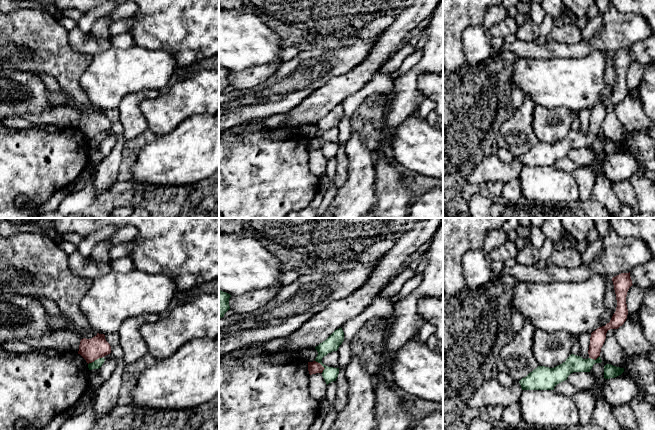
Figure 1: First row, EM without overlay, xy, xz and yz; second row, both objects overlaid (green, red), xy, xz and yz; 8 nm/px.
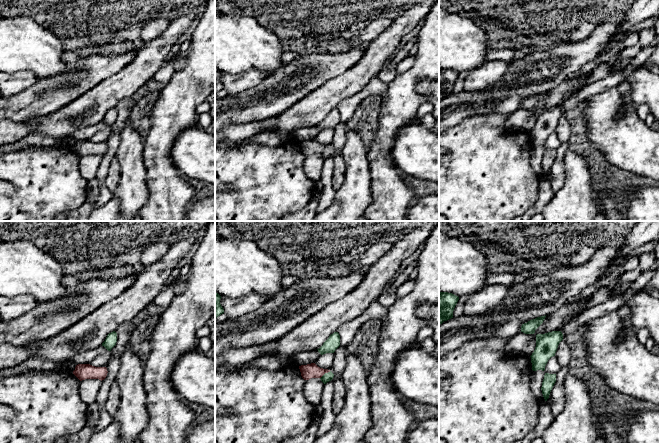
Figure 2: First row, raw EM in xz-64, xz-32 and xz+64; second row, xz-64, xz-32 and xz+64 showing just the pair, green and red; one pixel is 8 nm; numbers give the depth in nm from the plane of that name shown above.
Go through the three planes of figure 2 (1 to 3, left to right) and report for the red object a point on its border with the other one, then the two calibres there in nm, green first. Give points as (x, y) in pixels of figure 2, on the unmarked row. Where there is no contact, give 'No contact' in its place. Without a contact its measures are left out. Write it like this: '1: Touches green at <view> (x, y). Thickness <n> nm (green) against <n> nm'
1: No contact
2: Touches green at xz-32 (325, 149). Thickness 70 nm (green) against 120 nm
3: No contact

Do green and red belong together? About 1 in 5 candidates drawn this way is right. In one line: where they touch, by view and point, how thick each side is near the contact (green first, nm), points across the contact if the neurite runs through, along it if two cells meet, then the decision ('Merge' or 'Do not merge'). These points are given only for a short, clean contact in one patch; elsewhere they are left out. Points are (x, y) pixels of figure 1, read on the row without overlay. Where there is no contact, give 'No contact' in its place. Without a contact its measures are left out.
Touches green at xz (322, 141). Thickness 120 nm (green) against 100 nm. Boundary: xz (315, 136), (324, 144), (322, 148). Do not merge

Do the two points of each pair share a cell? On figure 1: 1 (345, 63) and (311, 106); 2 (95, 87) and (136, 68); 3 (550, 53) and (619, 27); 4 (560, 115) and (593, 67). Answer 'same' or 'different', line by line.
1: different
2: same
3: same
4: different

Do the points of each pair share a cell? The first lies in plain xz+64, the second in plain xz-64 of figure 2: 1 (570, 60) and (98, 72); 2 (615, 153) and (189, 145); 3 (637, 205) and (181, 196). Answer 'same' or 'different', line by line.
1: same
2: same
3: different

